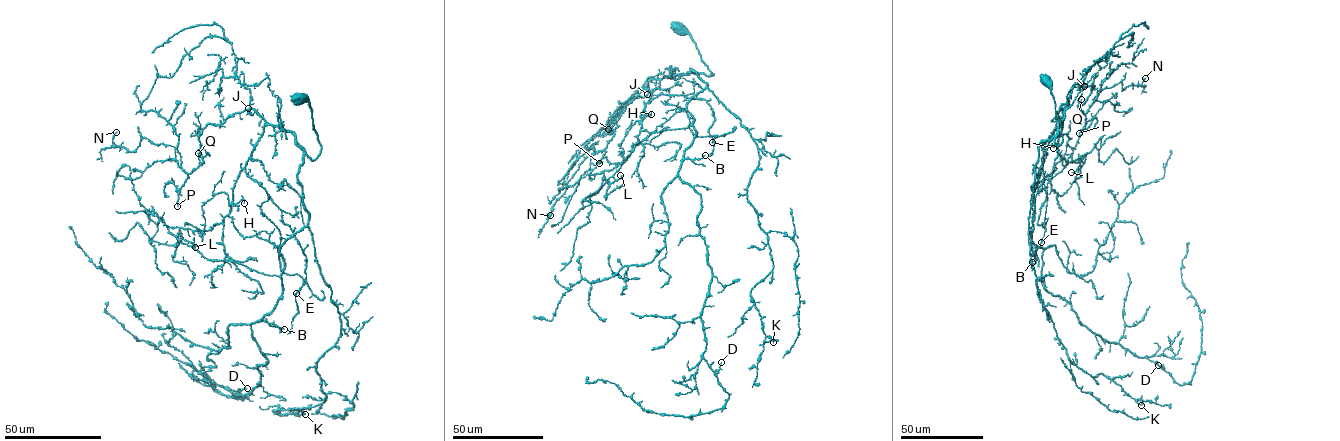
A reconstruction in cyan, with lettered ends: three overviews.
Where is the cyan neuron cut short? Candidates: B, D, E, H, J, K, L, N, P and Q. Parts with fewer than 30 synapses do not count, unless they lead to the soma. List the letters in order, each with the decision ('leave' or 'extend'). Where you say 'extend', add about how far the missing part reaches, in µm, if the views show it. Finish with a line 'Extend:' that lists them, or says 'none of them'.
B: leave
D: extend; missing 45 µm
E: leave
H: leave
J: leave
K: leave
L: leave
N: leave
P: leave
Q: leave
Extend: D

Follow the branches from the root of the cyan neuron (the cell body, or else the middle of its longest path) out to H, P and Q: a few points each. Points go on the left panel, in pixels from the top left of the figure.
H: (300, 98), (310, 107), (321, 151), (312, 160), (291, 132), (265, 126), (233, 190), (234, 204), (244, 203)
P: (300, 98), (321, 146), (315, 159), (291, 132), (244, 109), (202, 130), (203, 164), (178, 190), (177, 206)
Q: (300, 98), (321, 146), (314, 160), (251, 108), (207, 124), (203, 163), (198, 153)

